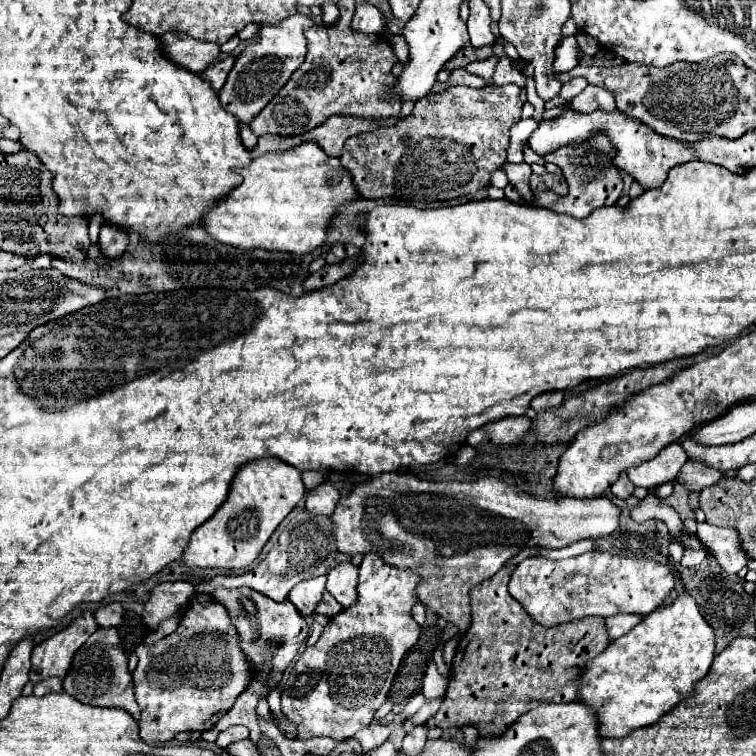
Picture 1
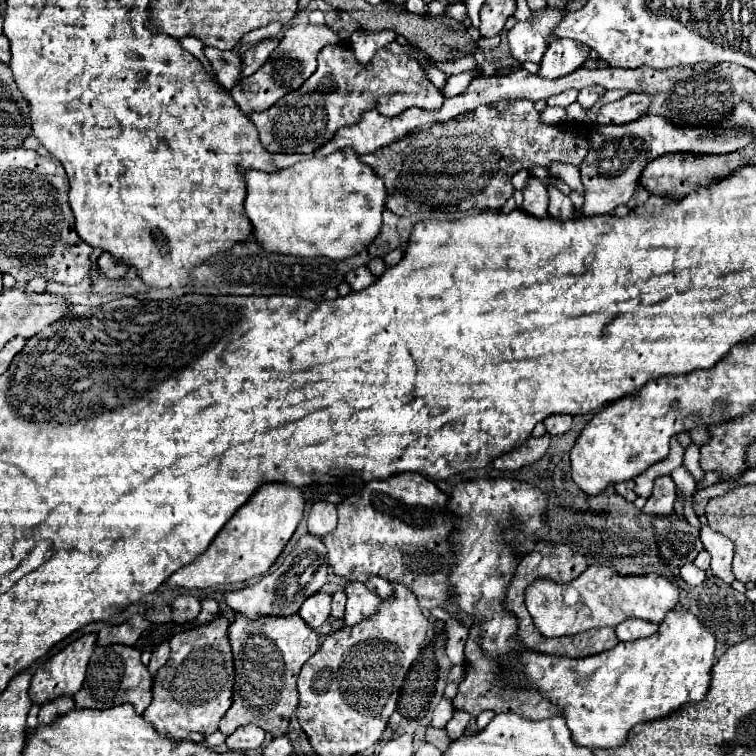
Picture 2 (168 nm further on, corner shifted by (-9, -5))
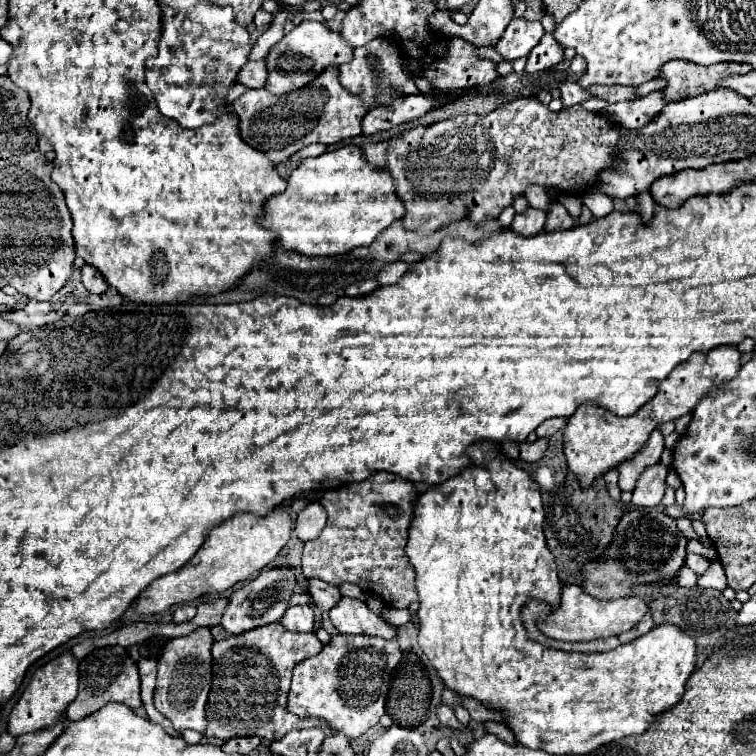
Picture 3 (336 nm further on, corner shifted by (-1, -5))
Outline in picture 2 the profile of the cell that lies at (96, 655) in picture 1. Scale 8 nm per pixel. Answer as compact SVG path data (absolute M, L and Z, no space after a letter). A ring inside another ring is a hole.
M112 644L112 646L96 646L88 664L84 686L78 694L74 694L76 708L98 708L106 710L118 704L132 704L138 714L142 714L152 702L152 676L148 668L140 662L140 650Z

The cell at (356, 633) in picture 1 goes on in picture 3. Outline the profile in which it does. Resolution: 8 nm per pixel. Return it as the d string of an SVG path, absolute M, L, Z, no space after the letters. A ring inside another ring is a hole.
M364 634L332 636L320 654L294 666L288 710L300 718L322 718L332 732L340 732L348 740L354 740L378 724L380 716L386 712L390 676L400 658L402 650L398 638L384 640Z

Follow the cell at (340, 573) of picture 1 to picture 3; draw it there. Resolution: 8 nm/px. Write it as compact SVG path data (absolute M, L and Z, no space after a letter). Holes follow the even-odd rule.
M342 598L332 610L330 620L340 634L370 634L382 638L394 638L396 632L378 614L370 612L366 602L356 598Z

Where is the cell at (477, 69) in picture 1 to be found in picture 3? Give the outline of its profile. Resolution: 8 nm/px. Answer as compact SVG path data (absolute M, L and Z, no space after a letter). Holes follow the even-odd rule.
M376 38L376 40L368 42L366 46L354 48L354 58L348 64L340 66L340 84L344 88L348 88L350 92L360 94L366 100L368 108L384 104L386 96L390 96L392 88L400 90L402 94L422 94L416 88L416 84L402 72L398 52L384 38Z

